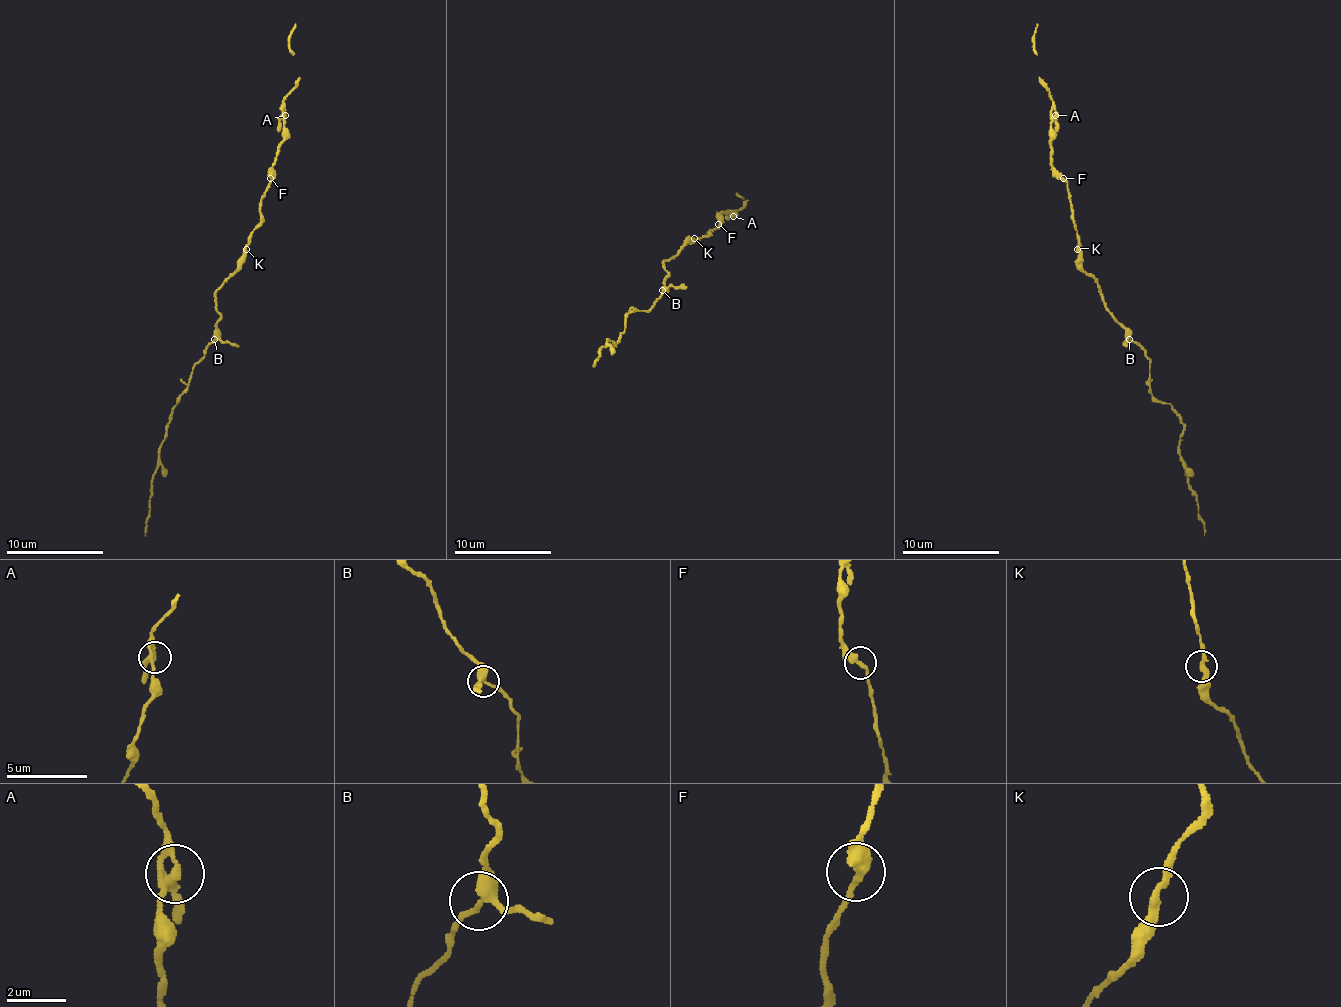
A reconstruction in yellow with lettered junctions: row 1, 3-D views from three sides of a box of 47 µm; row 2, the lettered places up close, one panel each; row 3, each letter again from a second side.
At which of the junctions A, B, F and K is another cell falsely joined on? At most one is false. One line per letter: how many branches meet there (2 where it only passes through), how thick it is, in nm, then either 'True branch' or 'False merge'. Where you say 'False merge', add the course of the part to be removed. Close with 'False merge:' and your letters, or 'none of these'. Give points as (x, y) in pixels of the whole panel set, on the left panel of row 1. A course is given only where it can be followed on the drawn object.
A: Branches: 3. Thickness 280 nm. True branch
B: Branches: 3. Thickness 320 nm. True branch
F: Branches: 2. Thickness 340 nm. True branch
K: Branches: 2. Thickness 300 nm. True branch
False merge: none of these

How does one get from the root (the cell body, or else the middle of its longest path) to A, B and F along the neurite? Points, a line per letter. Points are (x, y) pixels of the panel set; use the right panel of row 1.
A: (1099, 287), (1082, 268), (1068, 183), (1051, 161), (1051, 120), (1055, 115)
B: (1099, 287), (1106, 312), (1126, 331), (1128, 338)
F: (1099, 287), (1082, 268), (1070, 193), (1063, 178)

